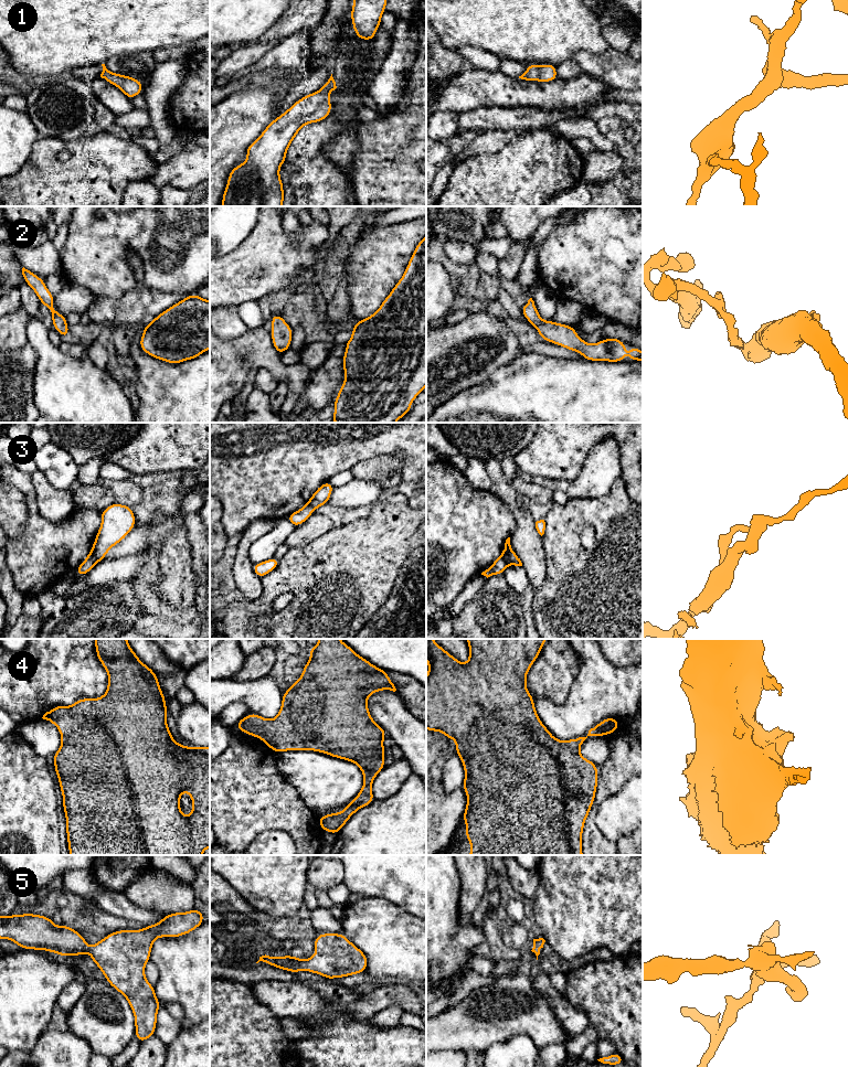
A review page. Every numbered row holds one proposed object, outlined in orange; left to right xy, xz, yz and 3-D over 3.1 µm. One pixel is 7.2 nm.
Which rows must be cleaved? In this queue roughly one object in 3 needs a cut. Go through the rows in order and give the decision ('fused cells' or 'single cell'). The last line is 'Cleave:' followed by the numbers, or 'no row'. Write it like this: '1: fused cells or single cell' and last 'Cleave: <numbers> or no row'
1: single cell
2: single cell
3: fused cells
4: single cell
5: single cell
Cleave: 3

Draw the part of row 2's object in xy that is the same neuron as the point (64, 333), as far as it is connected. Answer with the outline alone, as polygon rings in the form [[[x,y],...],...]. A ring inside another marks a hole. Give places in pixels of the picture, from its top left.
[[[24,267],[22,268],[22,275],[25,284],[28,284],[34,290],[41,303],[49,308],[55,330],[59,331],[63,338],[68,338],[70,333],[66,317],[62,316],[55,310],[53,306],[54,295],[47,290],[44,279],[39,278],[34,273],[25,269]]]

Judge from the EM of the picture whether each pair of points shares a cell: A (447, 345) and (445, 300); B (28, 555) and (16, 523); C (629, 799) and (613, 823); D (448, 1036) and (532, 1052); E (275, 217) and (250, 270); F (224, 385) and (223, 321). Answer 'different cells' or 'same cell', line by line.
A: different cells
B: different cells
C: same cell
D: different cells
E: same cell
F: different cells

